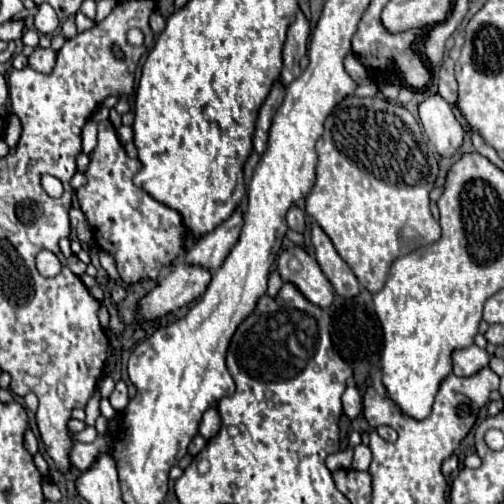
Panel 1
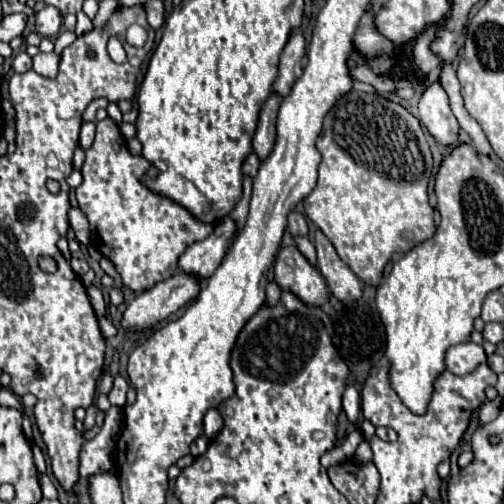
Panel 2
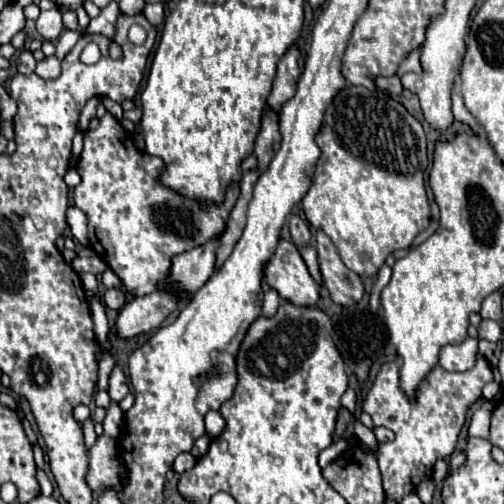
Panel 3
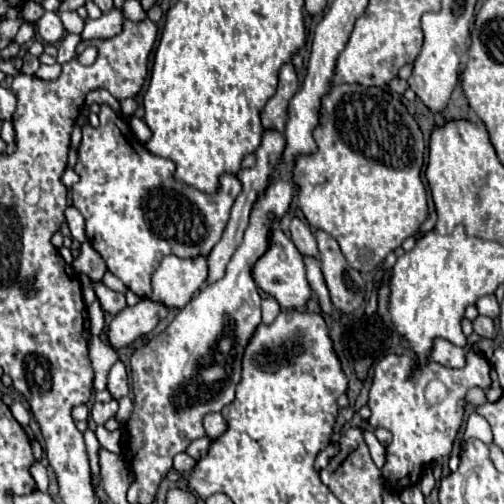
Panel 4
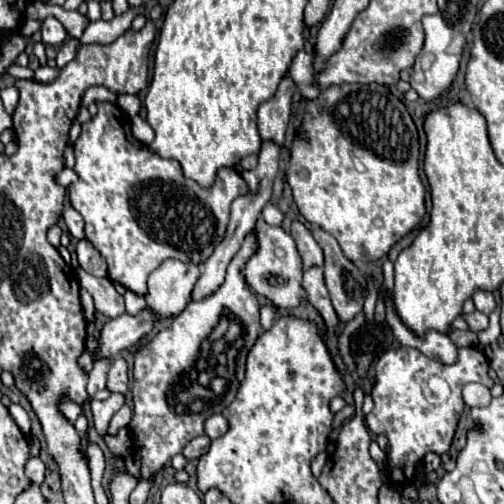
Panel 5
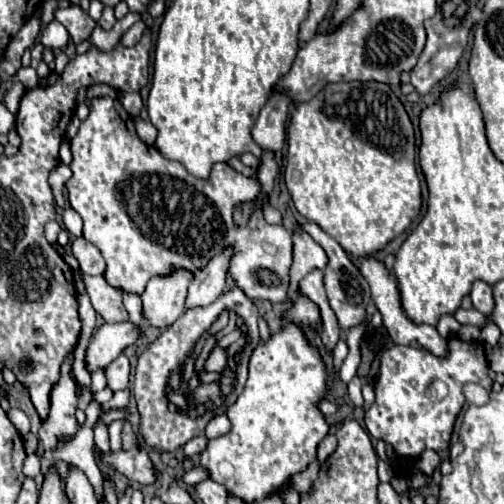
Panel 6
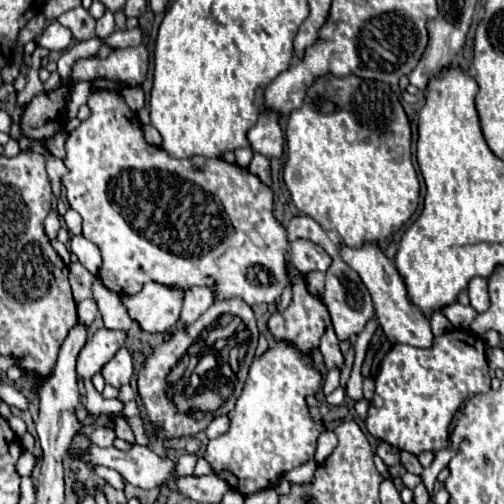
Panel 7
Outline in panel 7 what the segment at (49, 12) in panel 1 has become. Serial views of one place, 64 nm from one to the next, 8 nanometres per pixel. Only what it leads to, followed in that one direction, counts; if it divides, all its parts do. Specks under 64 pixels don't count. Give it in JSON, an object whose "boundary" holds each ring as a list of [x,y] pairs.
{"boundary":[[[52,20],[44,32],[38,36],[38,46],[46,48],[46,50],[56,50],[56,52],[64,52],[70,44],[72,44],[72,32],[68,32],[68,28],[64,28],[58,20]]]}

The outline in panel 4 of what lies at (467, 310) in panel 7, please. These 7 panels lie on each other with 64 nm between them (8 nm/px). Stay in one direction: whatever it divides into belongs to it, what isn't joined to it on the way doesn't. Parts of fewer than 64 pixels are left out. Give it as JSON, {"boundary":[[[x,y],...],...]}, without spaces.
{"boundary":[[[478,316],[478,318],[472,322],[472,326],[474,326],[474,332],[476,332],[478,336],[484,336],[484,338],[494,338],[494,336],[496,336],[492,318],[488,318],[488,316]]]}

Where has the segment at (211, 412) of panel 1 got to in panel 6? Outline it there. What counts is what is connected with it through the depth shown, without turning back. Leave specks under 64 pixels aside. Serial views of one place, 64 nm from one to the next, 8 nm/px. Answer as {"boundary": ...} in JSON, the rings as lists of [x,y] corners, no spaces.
{"boundary":[[[226,414],[214,416],[214,418],[208,422],[208,426],[206,426],[206,438],[208,438],[208,440],[214,440],[214,438],[218,438],[218,436],[224,436],[224,434],[228,432],[228,428],[230,428],[230,420],[228,420]]]}

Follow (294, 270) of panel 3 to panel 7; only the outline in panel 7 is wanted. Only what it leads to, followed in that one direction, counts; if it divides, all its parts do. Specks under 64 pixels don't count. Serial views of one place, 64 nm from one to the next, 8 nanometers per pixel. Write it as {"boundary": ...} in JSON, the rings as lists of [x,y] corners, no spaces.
{"boundary":[[[94,90],[90,94],[90,98],[88,98],[88,106],[92,110],[92,116],[88,120],[80,122],[80,126],[74,128],[68,134],[68,138],[66,138],[64,164],[68,168],[68,174],[62,176],[62,186],[66,188],[66,200],[68,200],[70,208],[74,208],[82,216],[82,232],[84,232],[84,236],[90,242],[94,242],[100,248],[100,252],[102,252],[102,266],[98,270],[98,276],[100,276],[102,284],[106,288],[112,288],[112,292],[118,292],[118,294],[136,294],[136,292],[142,290],[142,286],[148,280],[164,284],[168,288],[180,288],[184,292],[188,288],[194,288],[196,284],[212,284],[212,288],[216,288],[216,300],[240,298],[248,306],[262,304],[262,302],[268,304],[268,302],[274,302],[276,298],[280,298],[282,290],[288,284],[288,278],[286,278],[288,240],[286,240],[286,230],[272,216],[272,190],[268,186],[264,186],[258,180],[258,176],[254,176],[252,172],[242,170],[240,166],[228,164],[222,158],[200,160],[200,156],[192,156],[192,160],[176,160],[174,156],[168,156],[168,152],[164,152],[162,148],[148,144],[146,138],[144,138],[142,124],[140,124],[136,112],[130,110],[130,106],[126,104],[124,96],[118,94],[118,92]]]}

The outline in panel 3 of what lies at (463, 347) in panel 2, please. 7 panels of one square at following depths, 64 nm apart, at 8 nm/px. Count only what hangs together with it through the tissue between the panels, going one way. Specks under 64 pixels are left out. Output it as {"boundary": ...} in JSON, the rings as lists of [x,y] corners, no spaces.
{"boundary":[[[468,336],[462,344],[446,344],[444,348],[440,348],[438,364],[450,372],[464,372],[474,366],[476,354],[478,354],[478,338]]]}

